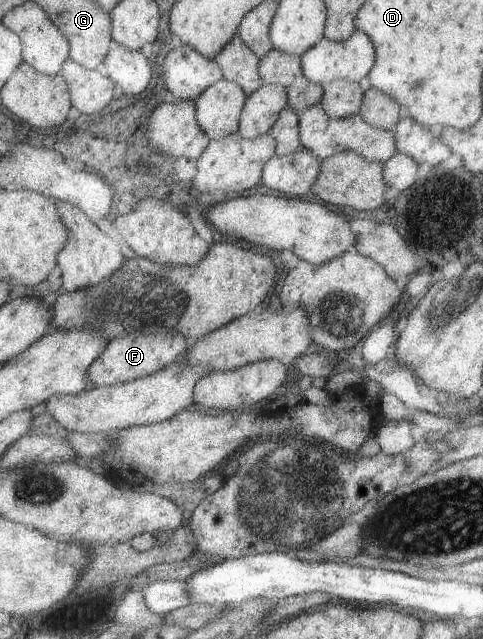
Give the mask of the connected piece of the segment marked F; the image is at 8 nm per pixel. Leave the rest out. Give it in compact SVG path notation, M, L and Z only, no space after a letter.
M133 333L113 339L105 353L101 354L101 357L97 358L97 361L90 367L91 385L107 387L157 373L182 359L188 352L190 343L180 333L174 336Z

